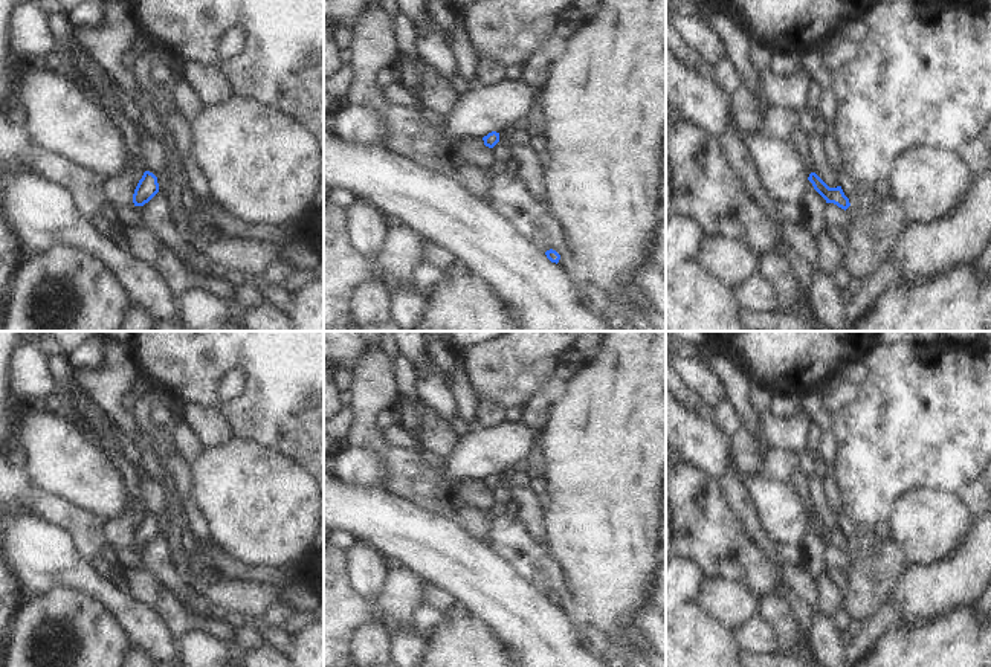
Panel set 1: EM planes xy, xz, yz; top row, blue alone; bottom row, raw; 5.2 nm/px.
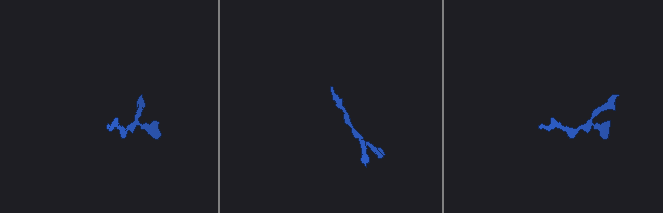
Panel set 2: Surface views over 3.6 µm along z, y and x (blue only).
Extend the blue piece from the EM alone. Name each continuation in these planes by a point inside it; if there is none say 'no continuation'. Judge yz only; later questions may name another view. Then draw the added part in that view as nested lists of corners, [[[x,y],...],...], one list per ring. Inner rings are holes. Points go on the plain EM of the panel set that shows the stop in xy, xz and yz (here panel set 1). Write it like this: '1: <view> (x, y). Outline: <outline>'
no continuation

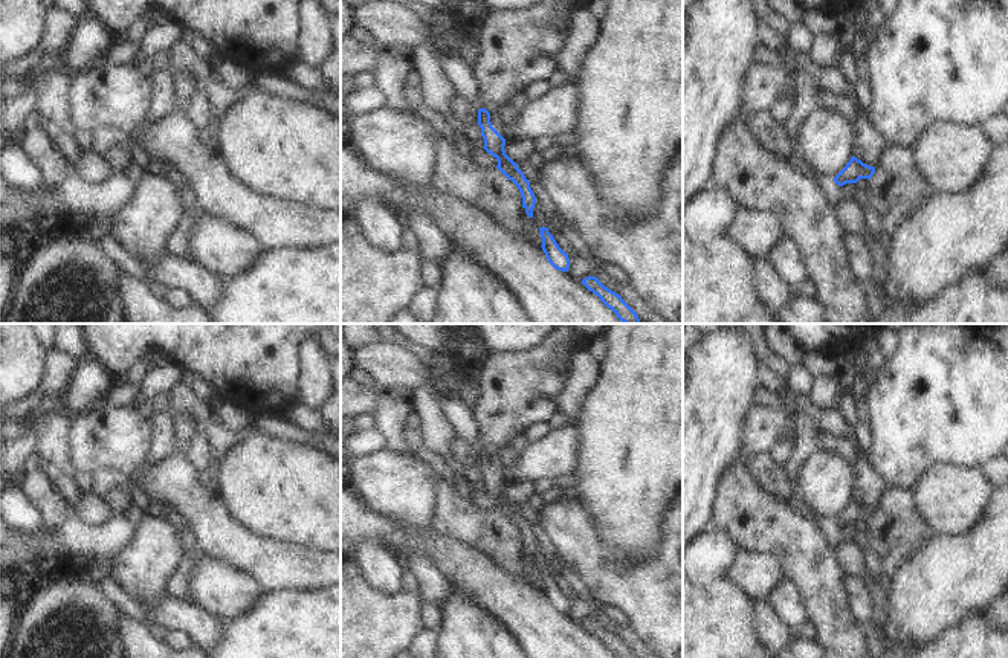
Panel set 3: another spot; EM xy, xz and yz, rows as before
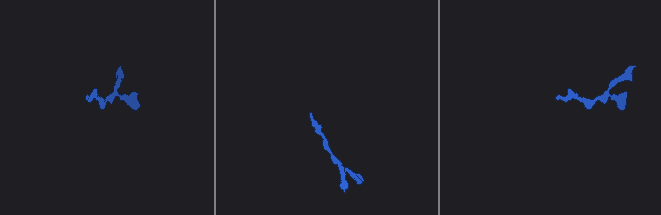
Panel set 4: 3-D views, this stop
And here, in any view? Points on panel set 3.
1: xz (457, 414). Outline: [[[374,324],[376,331],[382,344],[391,344],[409,351],[426,369],[428,385],[432,389],[438,408],[451,424],[457,441],[469,444],[475,452],[483,450],[477,423],[469,409],[460,398],[458,392],[454,389],[449,380],[437,380],[432,376],[431,362],[432,353],[426,348],[411,344],[405,337],[396,333],[389,324]]]

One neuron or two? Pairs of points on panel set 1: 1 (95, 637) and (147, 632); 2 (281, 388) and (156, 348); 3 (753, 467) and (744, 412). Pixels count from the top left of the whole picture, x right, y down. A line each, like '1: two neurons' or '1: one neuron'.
1: two neurons
2: one neuron
3: two neurons

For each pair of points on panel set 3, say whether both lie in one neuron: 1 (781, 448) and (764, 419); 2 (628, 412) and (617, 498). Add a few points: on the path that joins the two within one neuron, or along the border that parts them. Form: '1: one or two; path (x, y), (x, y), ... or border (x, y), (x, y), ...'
1: two; border (794, 441), (782, 438), (770, 452)
2: one; path (628, 434), (628, 443), (620, 458), (620, 477)

